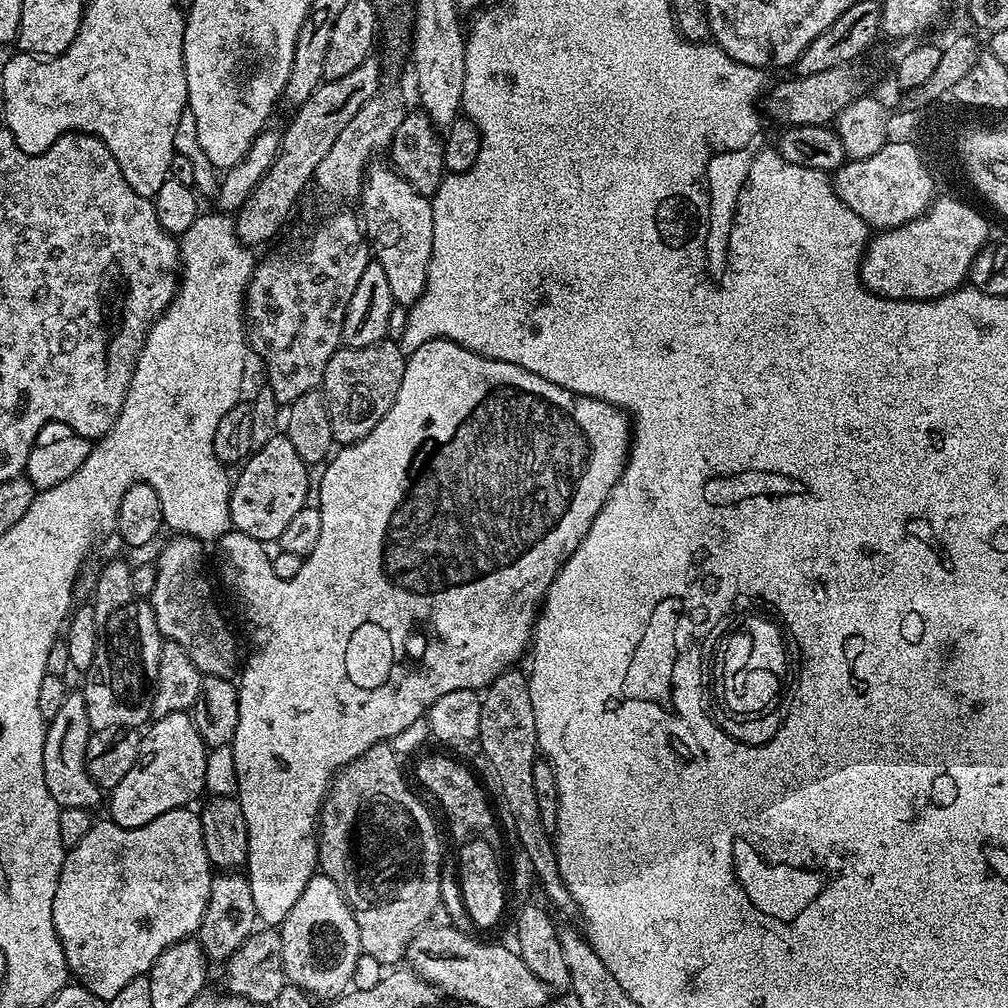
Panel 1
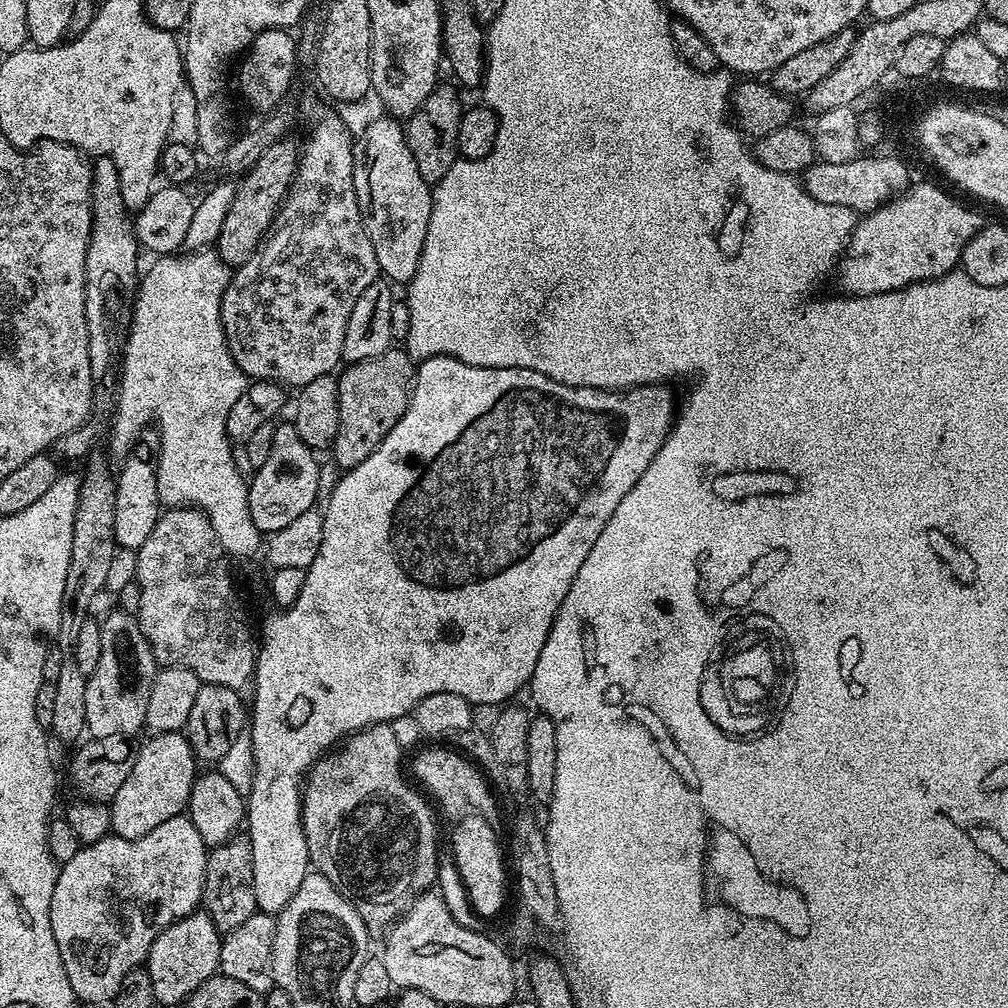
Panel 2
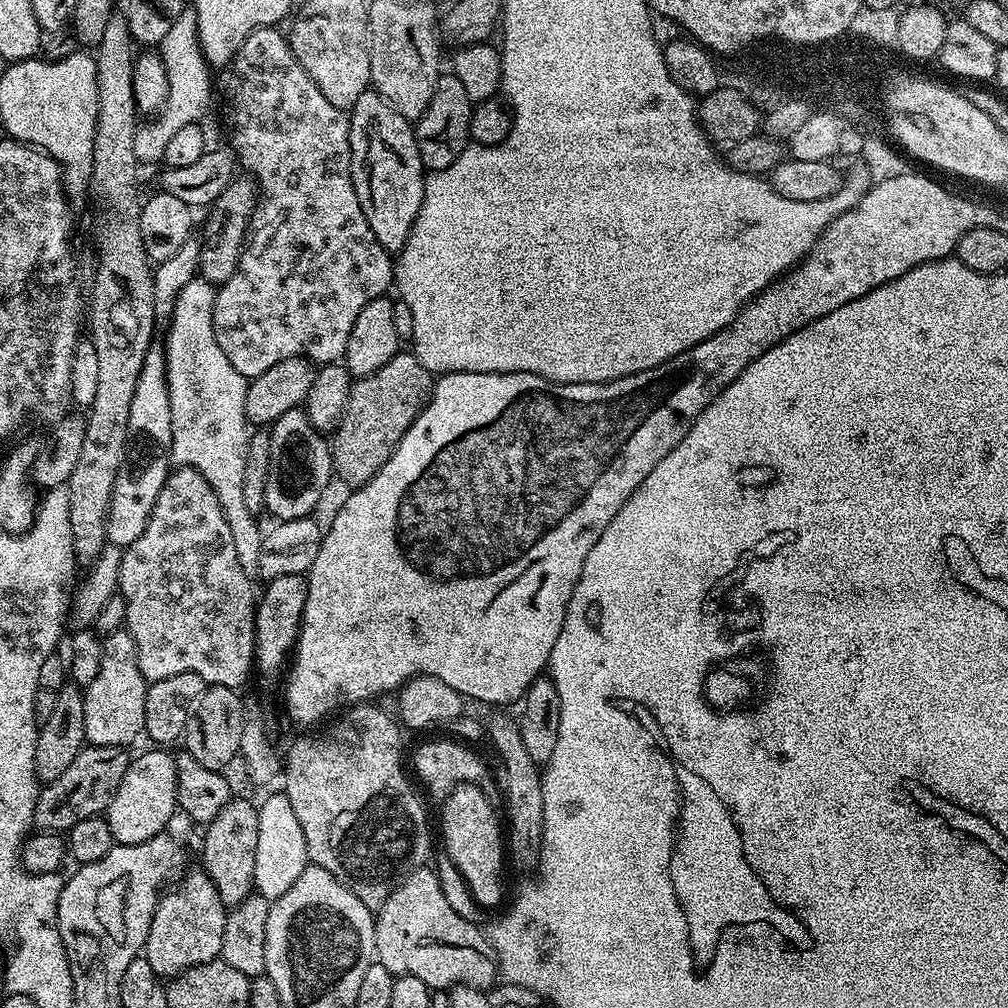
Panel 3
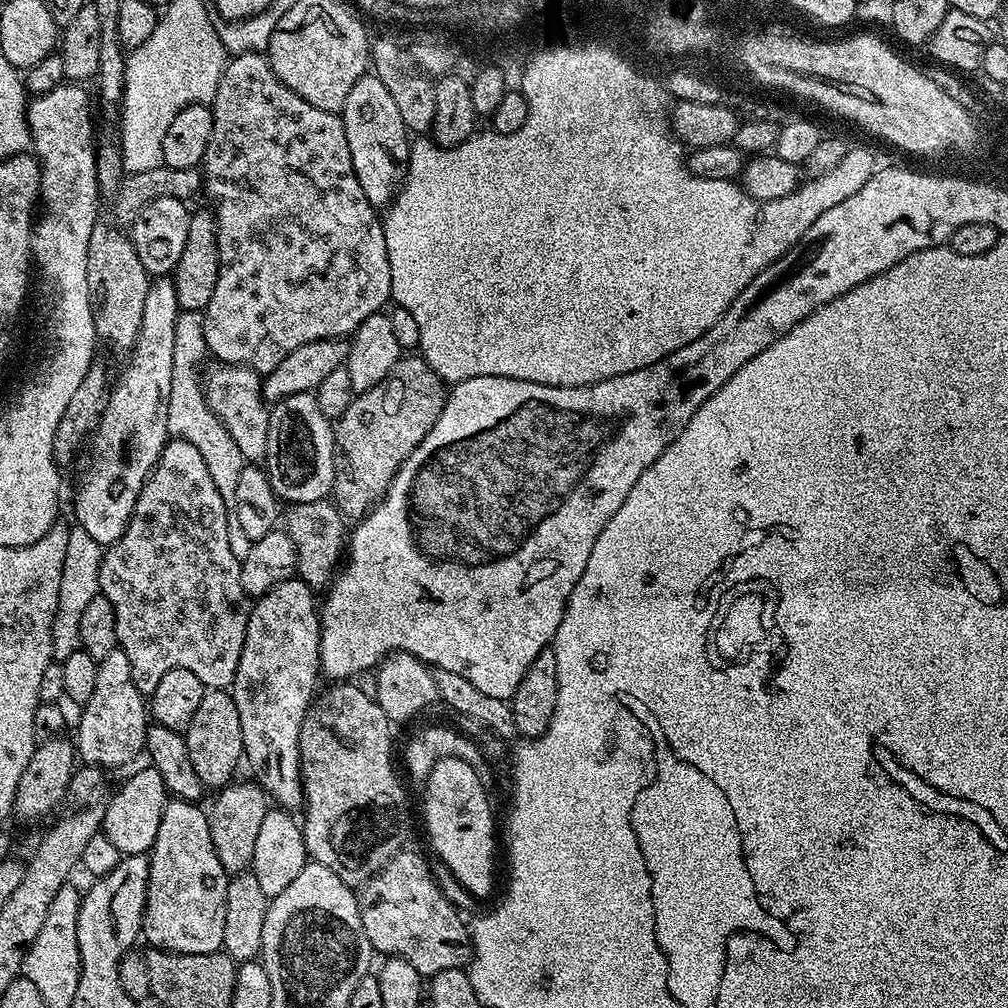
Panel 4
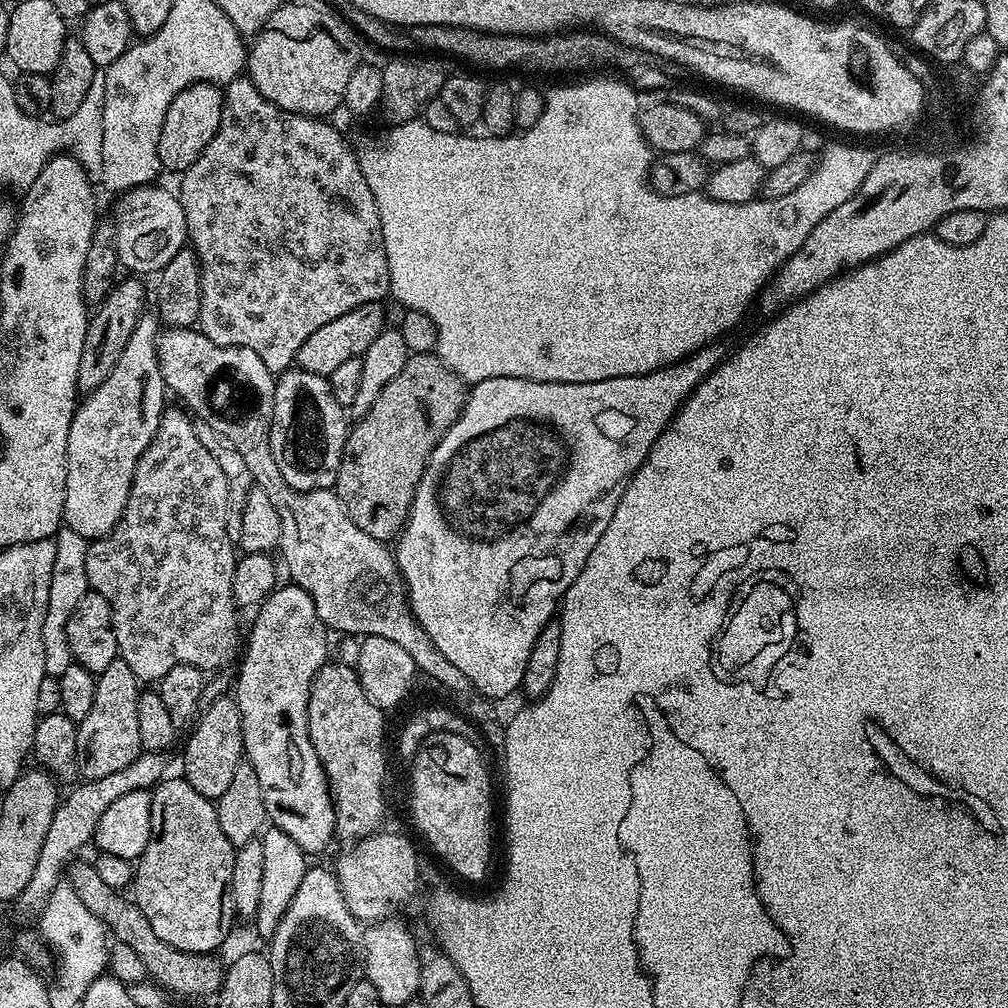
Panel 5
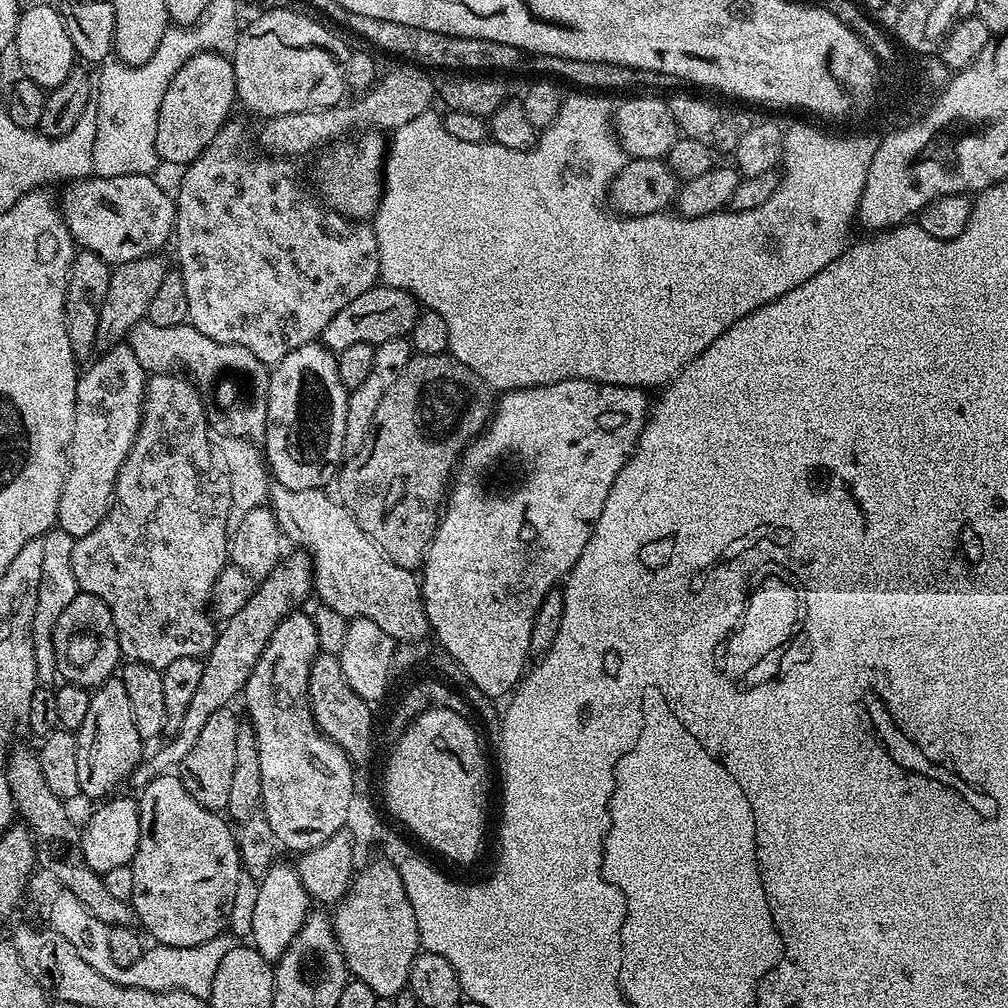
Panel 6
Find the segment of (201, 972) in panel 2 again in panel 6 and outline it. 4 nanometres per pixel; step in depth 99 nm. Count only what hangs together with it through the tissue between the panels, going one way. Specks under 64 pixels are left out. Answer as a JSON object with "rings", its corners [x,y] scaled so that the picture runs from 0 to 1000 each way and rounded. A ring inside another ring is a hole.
{"rings":[[[175,768],[153,772],[145,781],[138,783],[137,797],[139,830],[137,843],[129,858],[133,867],[133,887],[129,896],[134,912],[156,937],[188,940],[208,935],[208,931],[223,924],[222,916],[234,897],[234,884],[238,881],[240,858],[234,825],[229,821],[231,818],[218,806],[208,806],[196,800]]]}

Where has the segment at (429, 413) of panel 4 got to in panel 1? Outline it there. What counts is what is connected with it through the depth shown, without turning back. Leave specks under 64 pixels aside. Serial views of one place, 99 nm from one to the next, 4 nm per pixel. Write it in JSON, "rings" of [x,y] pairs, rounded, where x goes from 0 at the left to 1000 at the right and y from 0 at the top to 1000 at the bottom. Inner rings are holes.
{"rings":[[[380,336],[376,341],[358,345],[336,344],[333,350],[323,359],[319,378],[321,401],[327,411],[329,436],[334,441],[353,440],[391,403],[395,387],[399,383],[401,358],[403,350],[397,346],[392,337]]]}

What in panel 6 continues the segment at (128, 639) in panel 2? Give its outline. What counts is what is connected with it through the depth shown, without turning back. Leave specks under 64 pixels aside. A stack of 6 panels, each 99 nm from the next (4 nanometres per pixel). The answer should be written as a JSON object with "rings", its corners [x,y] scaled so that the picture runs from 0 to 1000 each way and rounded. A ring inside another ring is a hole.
{"rings":[[[107,674],[91,687],[89,704],[74,731],[79,790],[88,790],[94,796],[110,791],[116,785],[114,782],[130,771],[141,753],[141,735],[133,721],[133,704],[129,704],[129,691],[125,689],[125,681],[120,675]]]}

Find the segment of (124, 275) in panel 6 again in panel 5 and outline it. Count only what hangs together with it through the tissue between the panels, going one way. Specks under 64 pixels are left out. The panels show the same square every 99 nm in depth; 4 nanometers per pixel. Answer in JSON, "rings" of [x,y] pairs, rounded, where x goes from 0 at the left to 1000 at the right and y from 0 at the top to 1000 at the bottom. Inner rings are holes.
{"rings":[[[127,276],[112,281],[107,293],[97,302],[93,313],[88,316],[85,327],[85,339],[81,356],[77,358],[76,386],[86,391],[93,388],[105,375],[109,375],[109,367],[113,367],[117,355],[121,355],[121,347],[125,347],[125,339],[129,339],[129,331],[133,331],[133,323],[137,323],[140,313],[144,313],[142,277]]]}

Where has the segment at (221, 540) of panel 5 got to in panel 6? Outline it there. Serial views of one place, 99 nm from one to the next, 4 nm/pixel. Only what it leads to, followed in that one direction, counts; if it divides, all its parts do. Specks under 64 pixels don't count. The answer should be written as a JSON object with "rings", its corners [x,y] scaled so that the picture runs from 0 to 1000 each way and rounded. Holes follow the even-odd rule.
{"rings":[[[151,371],[146,374],[143,382],[143,406],[141,407],[141,415],[137,423],[137,431],[133,435],[133,442],[129,442],[129,450],[125,450],[125,458],[121,458],[121,466],[117,466],[117,474],[113,482],[113,490],[111,491],[111,500],[107,504],[105,514],[101,514],[101,518],[97,518],[97,522],[93,522],[93,526],[89,526],[89,530],[78,533],[72,542],[72,565],[73,573],[76,574],[76,581],[80,587],[88,587],[91,590],[96,590],[109,603],[112,610],[113,621],[116,625],[117,641],[119,642],[120,652],[124,656],[132,659],[144,659],[150,663],[158,663],[162,665],[165,661],[169,661],[169,657],[177,657],[177,653],[201,653],[206,650],[210,644],[210,638],[214,635],[215,624],[210,623],[212,620],[211,612],[208,610],[208,596],[210,593],[210,582],[216,573],[216,569],[220,569],[220,565],[226,561],[226,533],[228,531],[228,521],[226,515],[230,509],[230,495],[228,494],[228,482],[226,481],[225,471],[216,463],[215,453],[212,451],[212,440],[206,438],[208,434],[208,422],[206,420],[206,410],[202,408],[202,398],[197,389],[194,387],[193,381],[189,376],[184,375],[179,371]]]}

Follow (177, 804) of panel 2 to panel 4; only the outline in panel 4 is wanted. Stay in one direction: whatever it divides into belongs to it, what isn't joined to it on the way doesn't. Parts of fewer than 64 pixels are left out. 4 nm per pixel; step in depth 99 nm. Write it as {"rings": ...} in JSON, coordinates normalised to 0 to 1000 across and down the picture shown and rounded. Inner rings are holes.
{"rings":[[[150,760],[139,762],[112,788],[111,795],[103,798],[101,824],[123,849],[150,846],[153,831],[157,831],[157,815],[161,815],[161,804],[168,793],[169,787],[161,776],[161,768]]]}

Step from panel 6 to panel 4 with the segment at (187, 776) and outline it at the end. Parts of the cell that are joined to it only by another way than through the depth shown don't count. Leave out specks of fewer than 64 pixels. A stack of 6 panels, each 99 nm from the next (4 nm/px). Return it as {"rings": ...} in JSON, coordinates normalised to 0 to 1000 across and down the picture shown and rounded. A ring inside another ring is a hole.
{"rings":[[[207,683],[203,686],[200,696],[196,696],[196,704],[188,716],[186,726],[182,727],[185,744],[188,744],[188,756],[192,756],[192,768],[202,777],[203,783],[217,784],[223,778],[231,777],[234,761],[240,758],[242,737],[240,736],[240,712],[236,712],[236,700],[232,696],[229,686],[220,683]]]}

